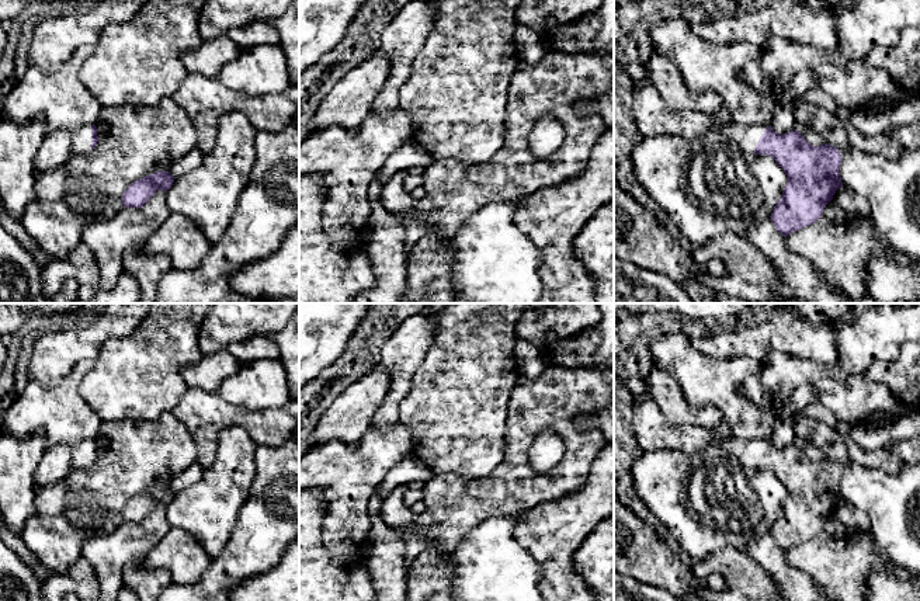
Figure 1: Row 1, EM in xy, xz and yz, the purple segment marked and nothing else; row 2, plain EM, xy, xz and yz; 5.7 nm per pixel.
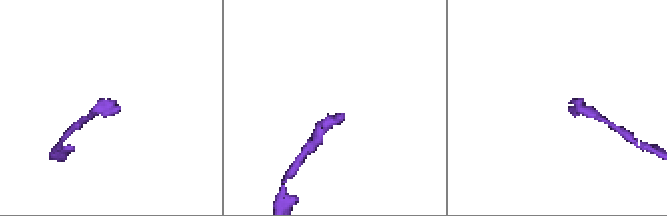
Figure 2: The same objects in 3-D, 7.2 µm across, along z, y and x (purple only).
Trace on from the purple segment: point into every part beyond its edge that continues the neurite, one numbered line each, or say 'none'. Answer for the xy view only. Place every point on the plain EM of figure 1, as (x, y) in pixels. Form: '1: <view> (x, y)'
1: xy (59, 461)

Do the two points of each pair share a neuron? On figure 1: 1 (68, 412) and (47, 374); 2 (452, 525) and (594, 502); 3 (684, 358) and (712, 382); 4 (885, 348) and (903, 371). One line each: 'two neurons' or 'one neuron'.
1: two neurons
2: two neurons
3: one neuron
4: two neurons

